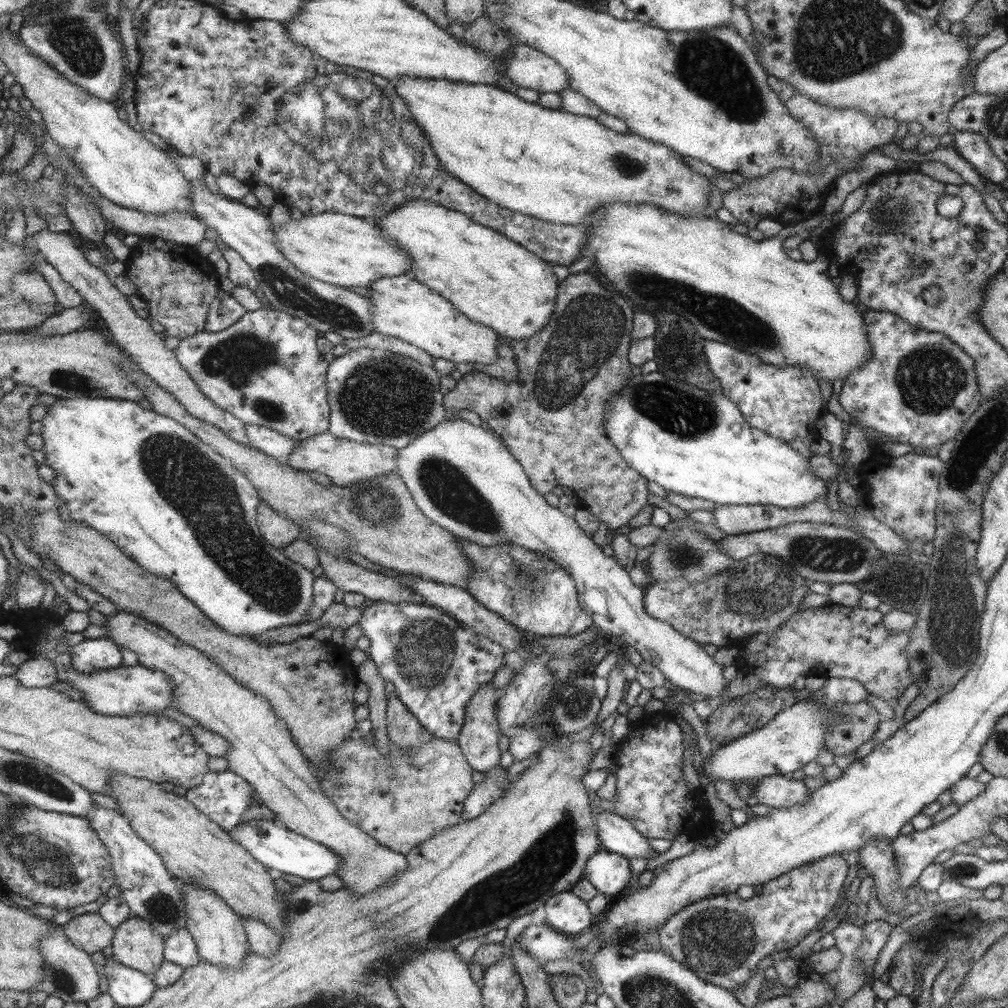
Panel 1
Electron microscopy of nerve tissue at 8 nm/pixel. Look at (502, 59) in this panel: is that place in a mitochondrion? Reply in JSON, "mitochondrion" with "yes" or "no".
{"mitochondrion":"no"}

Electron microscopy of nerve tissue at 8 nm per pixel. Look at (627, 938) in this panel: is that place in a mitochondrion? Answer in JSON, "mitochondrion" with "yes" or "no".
{"mitochondrion":"no"}

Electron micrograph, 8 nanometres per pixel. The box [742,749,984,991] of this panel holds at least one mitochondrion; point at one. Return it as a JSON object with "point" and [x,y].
{"point":[967,870]}

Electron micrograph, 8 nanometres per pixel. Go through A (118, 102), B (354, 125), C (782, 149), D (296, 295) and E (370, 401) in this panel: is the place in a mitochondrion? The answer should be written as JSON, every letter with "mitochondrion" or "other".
{"A":"other","B":"mitochondrion","C":"mitochondrion","D":"mitochondrion","E":"mitochondrion"}

